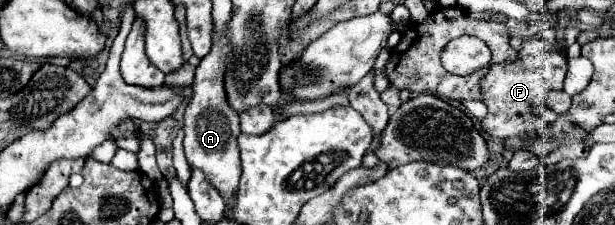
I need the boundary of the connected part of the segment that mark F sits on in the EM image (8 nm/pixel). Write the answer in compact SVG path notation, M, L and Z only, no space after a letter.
M533 36L529 40L523 40L517 56L519 58L515 58L513 62L493 64L489 74L481 78L481 100L487 106L487 116L481 118L481 126L493 138L507 140L511 136L523 136L527 132L545 132L549 124L535 114L535 108L547 102L551 90L563 90L568 70L567 59L557 52L551 52L551 44Z

